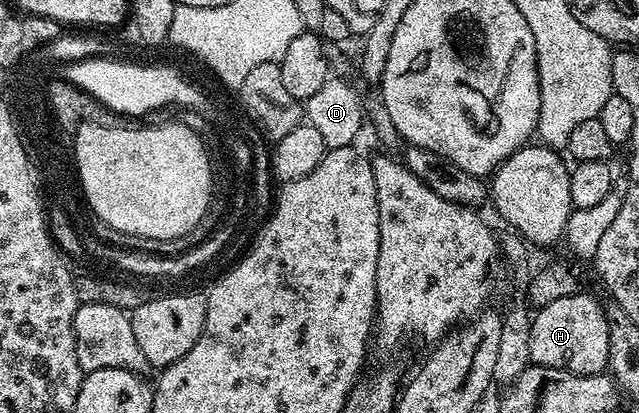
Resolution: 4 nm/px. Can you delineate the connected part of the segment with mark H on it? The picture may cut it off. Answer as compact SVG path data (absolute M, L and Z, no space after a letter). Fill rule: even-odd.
M578 291L563 299L555 299L555 303L540 306L532 314L529 360L534 365L566 369L579 375L604 374L609 363L609 321L605 317L605 305L591 294Z

